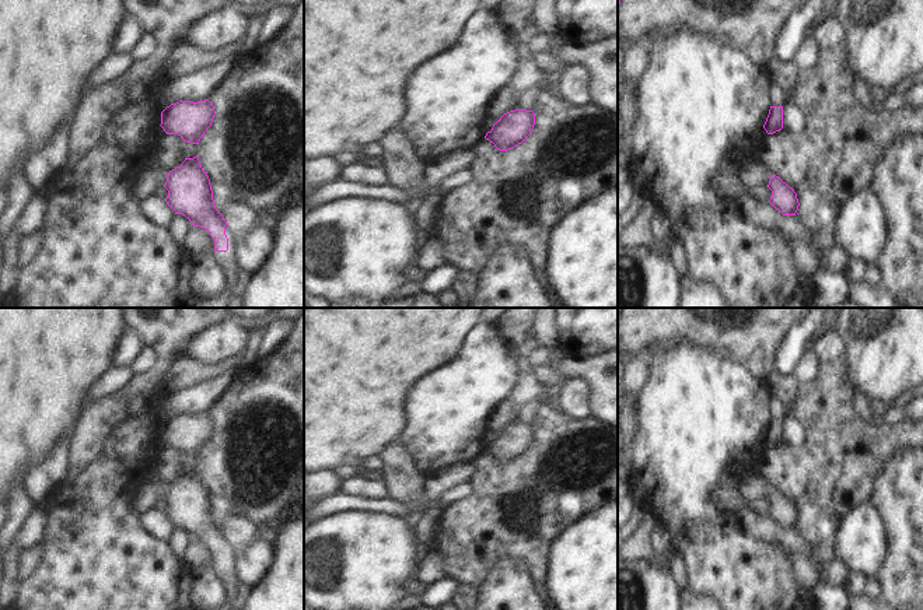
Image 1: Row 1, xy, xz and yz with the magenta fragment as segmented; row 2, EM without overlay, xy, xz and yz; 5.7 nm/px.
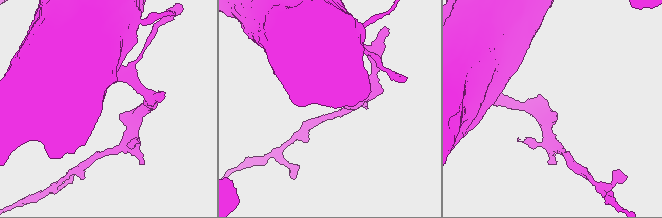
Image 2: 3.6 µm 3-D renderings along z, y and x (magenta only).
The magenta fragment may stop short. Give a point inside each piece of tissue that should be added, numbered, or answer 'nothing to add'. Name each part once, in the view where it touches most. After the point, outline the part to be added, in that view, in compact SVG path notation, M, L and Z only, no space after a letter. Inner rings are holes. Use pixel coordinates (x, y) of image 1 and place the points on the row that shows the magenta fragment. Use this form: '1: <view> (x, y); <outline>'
1: xy (227, 260); M202 228L202 229L206 232L206 235L209 236L209 239L211 242L210 252L211 252L213 257L218 262L221 270L227 276L227 285L218 294L217 298L221 298L221 297L231 298L233 295L241 292L241 290L242 290L241 284L238 281L238 277L237 277L237 273L240 270L240 264L237 262L238 236L227 228L225 235L228 238L228 250L227 252L216 252L214 250L214 239L207 234L207 231L204 228Z

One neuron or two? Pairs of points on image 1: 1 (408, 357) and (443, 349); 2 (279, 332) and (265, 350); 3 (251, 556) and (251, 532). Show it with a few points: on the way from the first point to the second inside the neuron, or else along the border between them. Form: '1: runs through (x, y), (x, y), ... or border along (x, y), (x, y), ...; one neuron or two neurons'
1: runs through (416, 349), (434, 349); one neuron
2: runs through (275, 336), (268, 346); one neuron
3: border along (265, 533), (238, 551); two neurons

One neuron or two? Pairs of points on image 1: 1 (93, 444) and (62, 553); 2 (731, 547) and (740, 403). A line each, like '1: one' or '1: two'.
1: two
2: one

